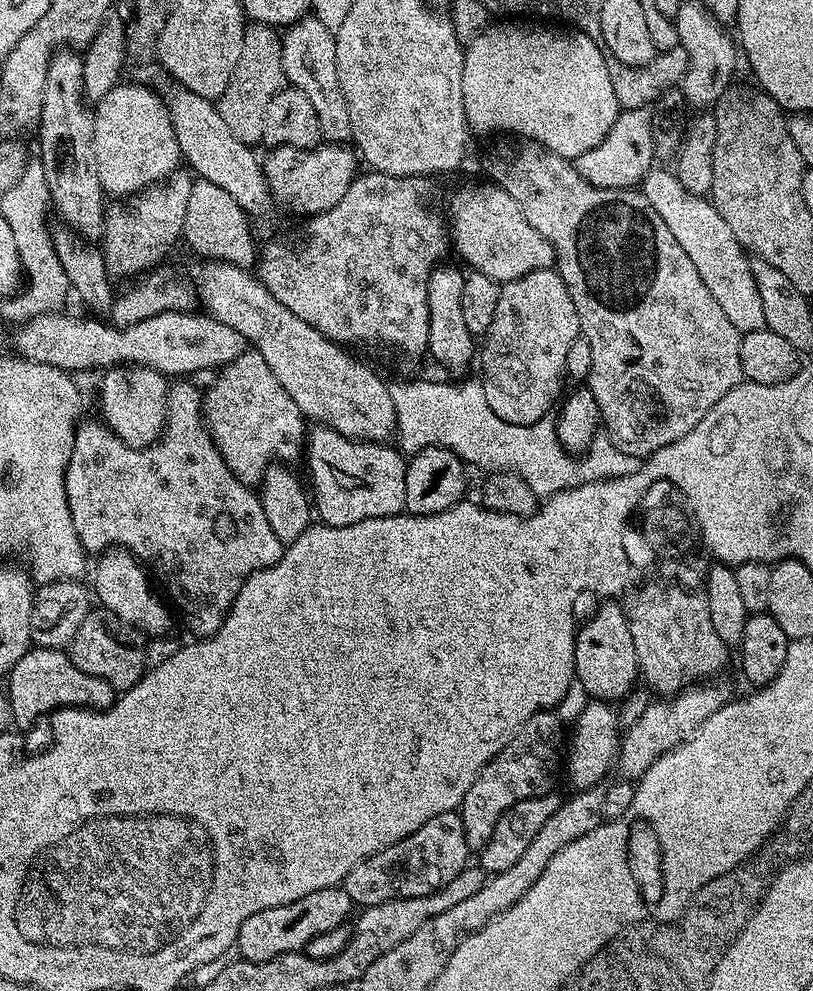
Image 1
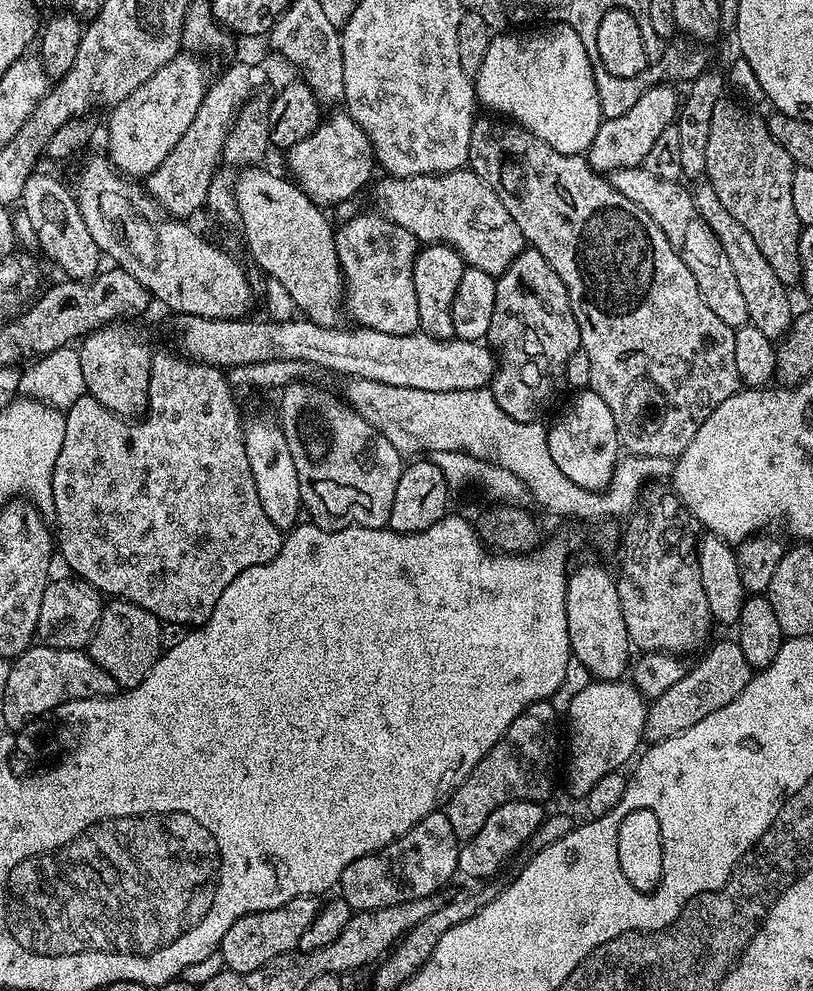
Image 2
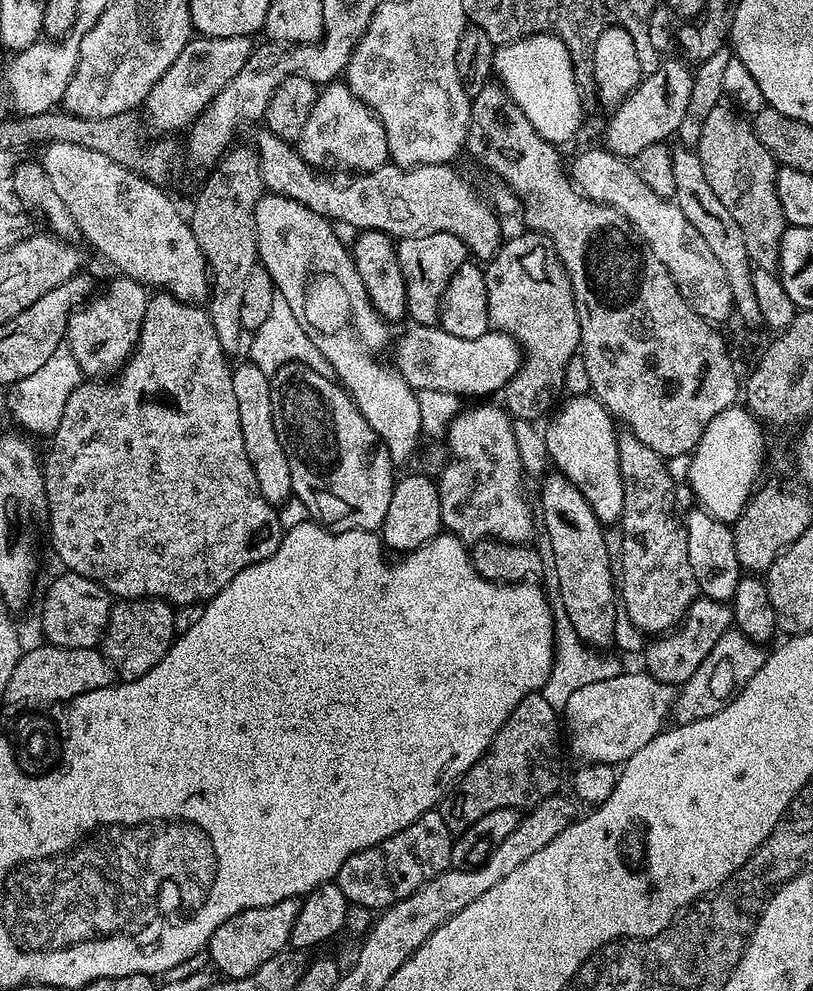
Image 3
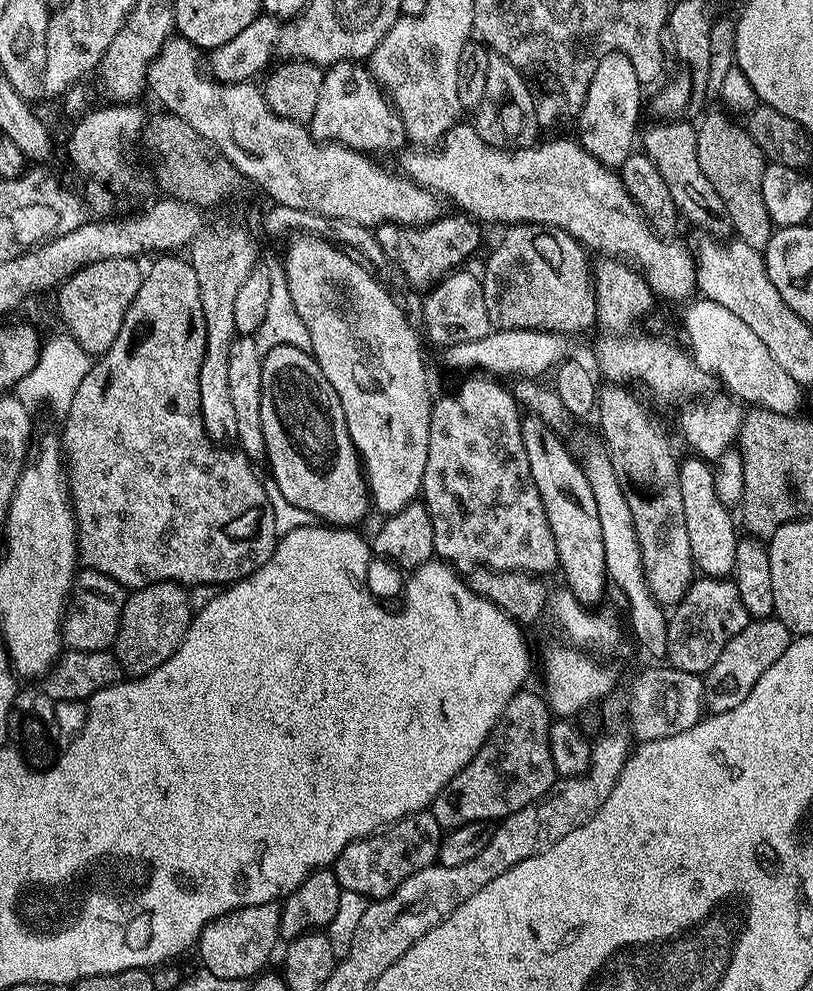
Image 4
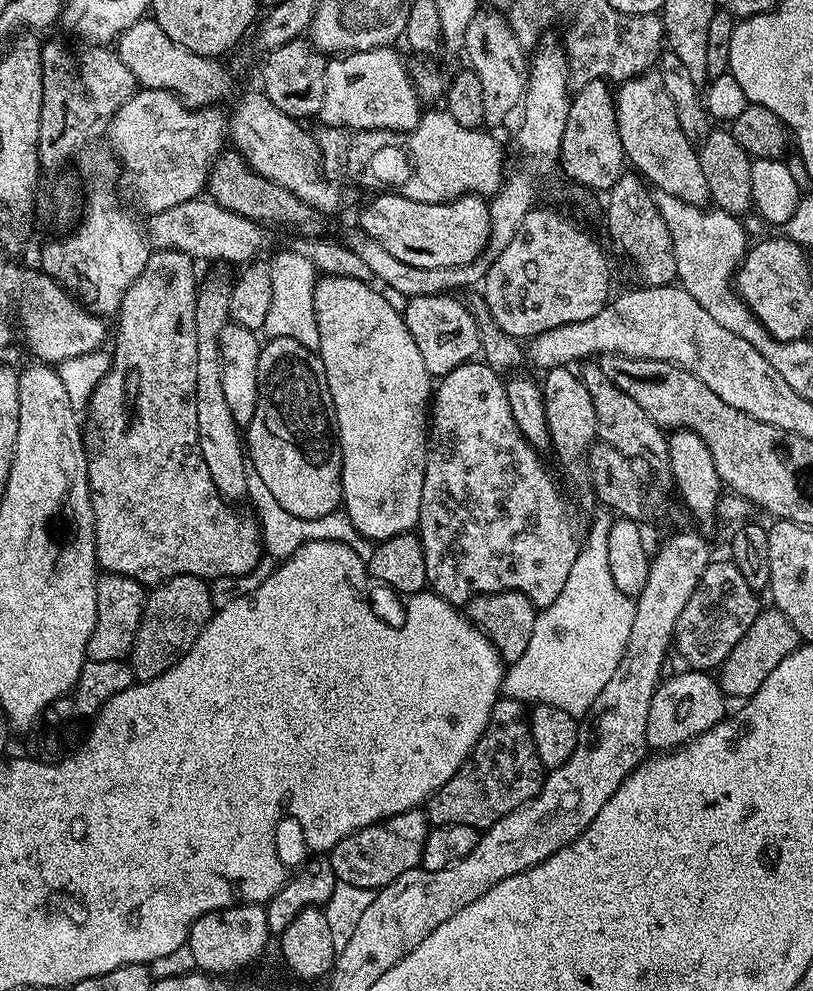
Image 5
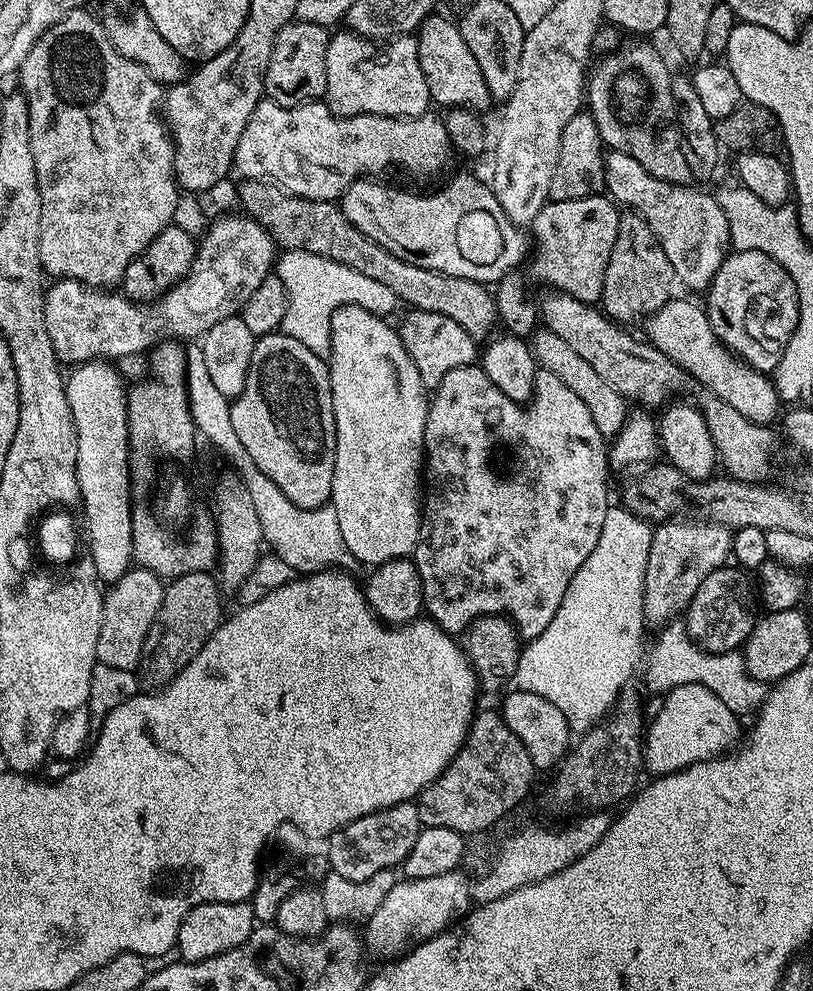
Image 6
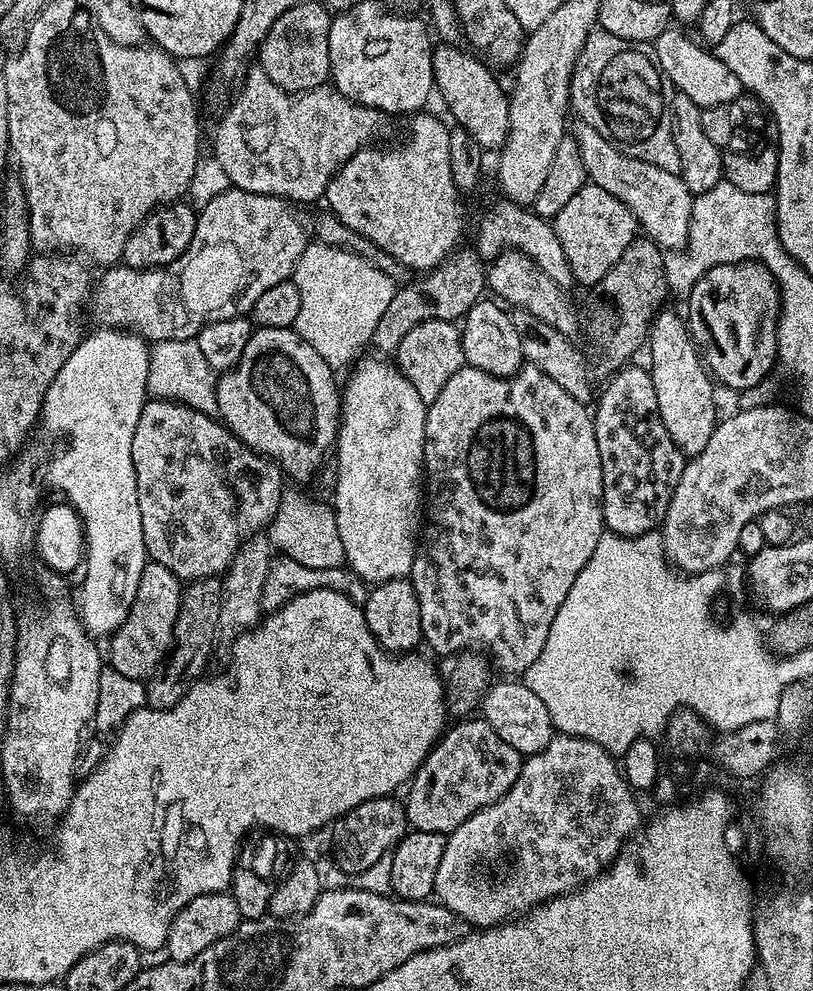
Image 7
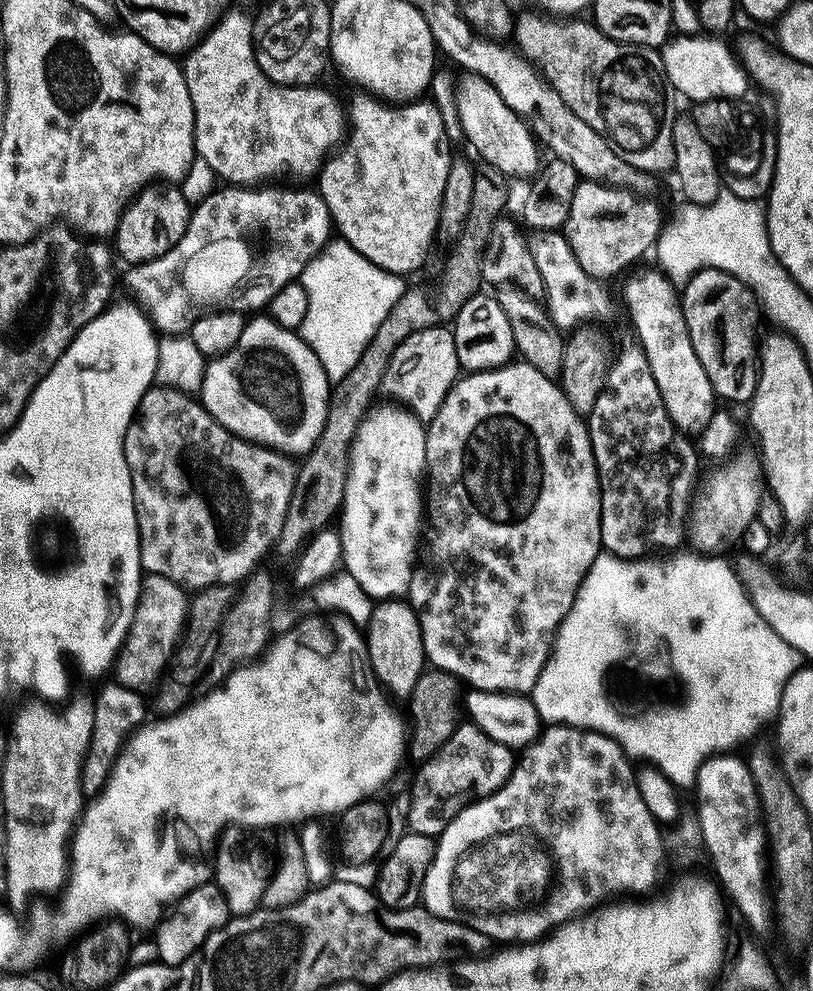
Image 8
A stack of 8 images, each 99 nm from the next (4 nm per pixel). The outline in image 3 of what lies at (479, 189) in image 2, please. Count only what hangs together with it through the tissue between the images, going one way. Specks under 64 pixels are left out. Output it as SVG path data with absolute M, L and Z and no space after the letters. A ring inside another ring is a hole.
M264 130L257 138L254 148L260 160L260 172L265 187L274 194L289 196L290 199L304 204L320 216L327 216L333 222L341 220L355 230L369 232L384 232L393 238L405 236L425 236L431 232L445 232L454 234L469 250L477 261L487 262L496 255L502 243L500 236L501 217L494 211L493 205L488 204L455 172L454 167L448 164L418 165L416 167L397 167L389 162L383 168L373 172L359 174L329 174L324 170L315 170L296 151L295 147Z

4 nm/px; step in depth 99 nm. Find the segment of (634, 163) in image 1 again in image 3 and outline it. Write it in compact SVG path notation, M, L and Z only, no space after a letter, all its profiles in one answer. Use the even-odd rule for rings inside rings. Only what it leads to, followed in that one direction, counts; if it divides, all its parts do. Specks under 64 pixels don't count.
M665 59L658 71L649 76L644 76L639 86L619 103L621 105L609 120L608 129L604 132L602 144L607 151L612 152L615 156L631 158L641 153L646 146L665 142L669 139L668 136L675 137L679 133L682 117L686 114L686 106L690 102L690 86L692 85L693 74L693 69L683 59L680 60Z

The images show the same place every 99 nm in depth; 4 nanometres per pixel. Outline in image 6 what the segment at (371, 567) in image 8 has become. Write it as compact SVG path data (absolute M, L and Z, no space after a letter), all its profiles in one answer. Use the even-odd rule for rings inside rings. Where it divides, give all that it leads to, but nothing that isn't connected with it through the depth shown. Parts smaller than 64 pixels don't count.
M349 302L337 308L330 322L330 354L326 358L330 374L330 390L334 406L334 422L336 423L336 453L334 454L334 482L332 483L333 510L338 514L338 527L342 530L342 539L350 546L350 554L358 558L365 566L385 564L391 560L403 560L411 557L416 551L416 543L420 537L422 523L422 469L424 468L424 427L428 417L430 403L429 389L424 387L422 374L418 374L418 366L414 366L414 358L406 354L406 346L402 346L402 338L395 327L388 325L385 317L366 310L359 302Z

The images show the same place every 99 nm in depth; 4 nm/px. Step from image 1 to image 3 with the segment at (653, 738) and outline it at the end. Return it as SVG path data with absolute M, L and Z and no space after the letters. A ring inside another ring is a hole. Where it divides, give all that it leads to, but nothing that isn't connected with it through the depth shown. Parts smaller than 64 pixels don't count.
M735 630L722 634L722 638L714 642L714 650L706 654L702 666L694 670L694 674L685 684L679 685L674 705L675 723L689 724L718 714L718 710L722 710L725 704L746 686L746 682L754 678L754 674L758 674L765 659L765 649L754 641L748 640L746 634Z

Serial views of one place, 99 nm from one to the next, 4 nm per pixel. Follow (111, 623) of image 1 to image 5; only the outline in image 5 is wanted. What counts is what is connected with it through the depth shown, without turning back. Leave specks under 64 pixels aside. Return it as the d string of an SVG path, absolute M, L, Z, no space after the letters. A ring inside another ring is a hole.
M182 574L155 585L147 593L142 622L130 653L130 667L137 681L153 680L158 678L158 674L166 674L166 670L173 668L190 646L194 646L198 634L206 627L214 611L208 585L209 581L201 576Z

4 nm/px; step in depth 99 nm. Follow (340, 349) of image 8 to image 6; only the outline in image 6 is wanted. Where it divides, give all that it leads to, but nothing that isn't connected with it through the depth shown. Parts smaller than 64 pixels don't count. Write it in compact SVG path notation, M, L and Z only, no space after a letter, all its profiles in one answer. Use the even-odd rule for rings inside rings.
M306 249L281 251L276 258L274 275L282 280L288 295L286 314L281 320L279 331L302 342L306 350L325 358L330 354L330 322L337 308L349 301L358 301L366 310L377 316L387 317L388 312L398 307L394 290L390 290L388 286L368 277L355 275L338 262L328 260L318 253L308 253ZM360 285L364 287L364 297L360 297Z

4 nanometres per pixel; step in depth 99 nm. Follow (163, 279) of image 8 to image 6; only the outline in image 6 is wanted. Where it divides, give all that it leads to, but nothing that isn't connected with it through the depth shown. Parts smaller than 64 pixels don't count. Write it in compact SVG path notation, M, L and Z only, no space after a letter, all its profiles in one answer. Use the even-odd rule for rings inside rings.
M227 214L220 217L220 219L213 219L211 223L208 224L208 233L205 234L204 240L202 236L202 239L199 241L196 256L192 259L192 266L189 268L188 273L181 277L178 283L172 285L172 287L169 288L163 296L151 302L137 302L129 300L127 296L121 294L119 291L93 288L91 284L83 284L80 280L66 280L63 278L57 279L55 283L53 283L56 285L54 285L53 288L51 285L51 287L49 287L44 293L46 334L50 334L50 342L56 351L57 360L68 366L79 366L87 361L97 358L117 358L122 355L142 354L148 349L151 349L161 338L184 338L180 336L196 336L196 338L200 338L203 337L205 332L210 330L210 326L214 326L218 322L222 322L222 318L240 314L243 310L244 303L246 303L247 299L250 298L250 294L254 293L254 290L258 289L258 286L260 286L263 280L266 279L273 271L278 255L278 245L276 241L273 240L271 233L260 225L258 221L253 220L252 217L247 214L239 214L240 216L236 215L237 214Z

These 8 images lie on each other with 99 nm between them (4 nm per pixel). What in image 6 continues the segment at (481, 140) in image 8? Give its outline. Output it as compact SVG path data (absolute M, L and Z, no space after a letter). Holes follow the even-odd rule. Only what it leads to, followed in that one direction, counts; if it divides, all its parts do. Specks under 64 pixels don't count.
M439 14L427 16L420 27L416 29L414 35L418 46L418 62L422 62L422 74L426 74L426 86L432 95L433 105L441 104L441 109L444 110L468 108L472 112L481 114L487 113L488 107L493 107L494 101L490 90L486 90L486 78L482 78L482 70L474 58L474 53L470 50L470 46L466 46L466 42L462 42L460 26L455 19L447 20L446 17L439 16Z

